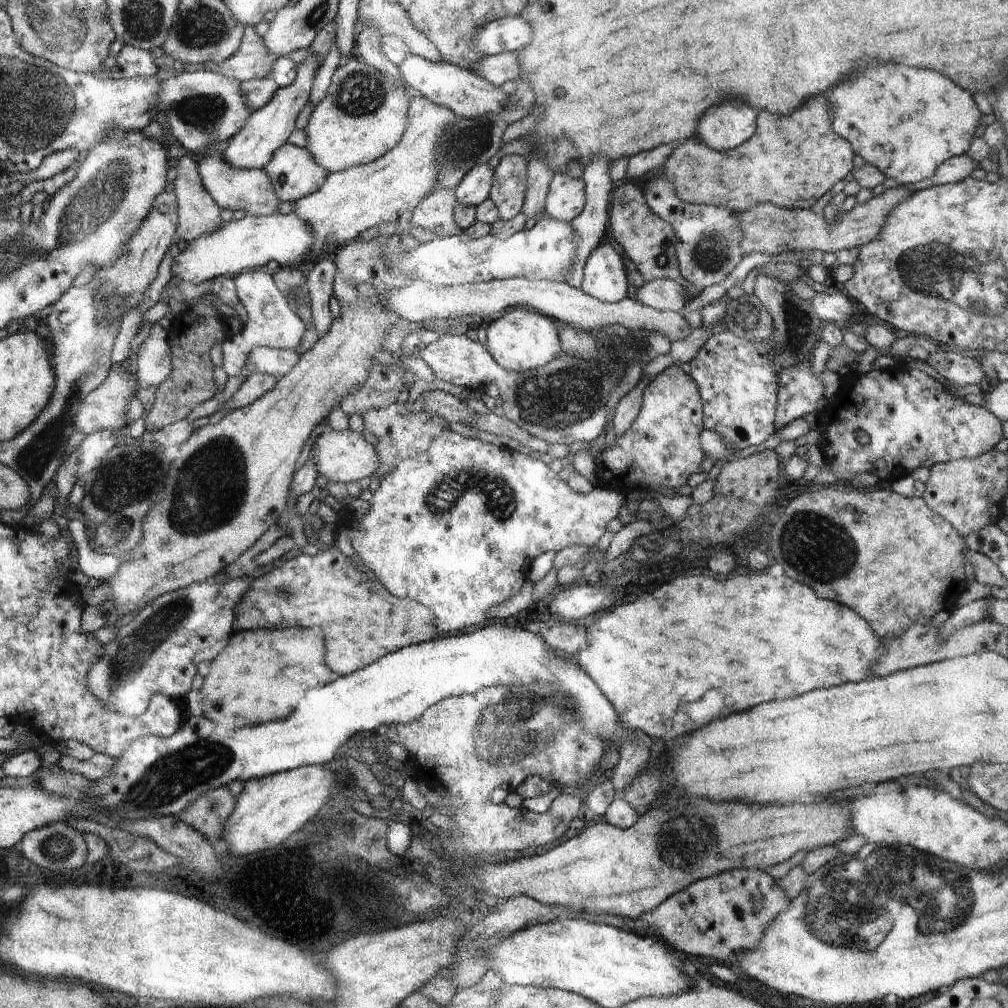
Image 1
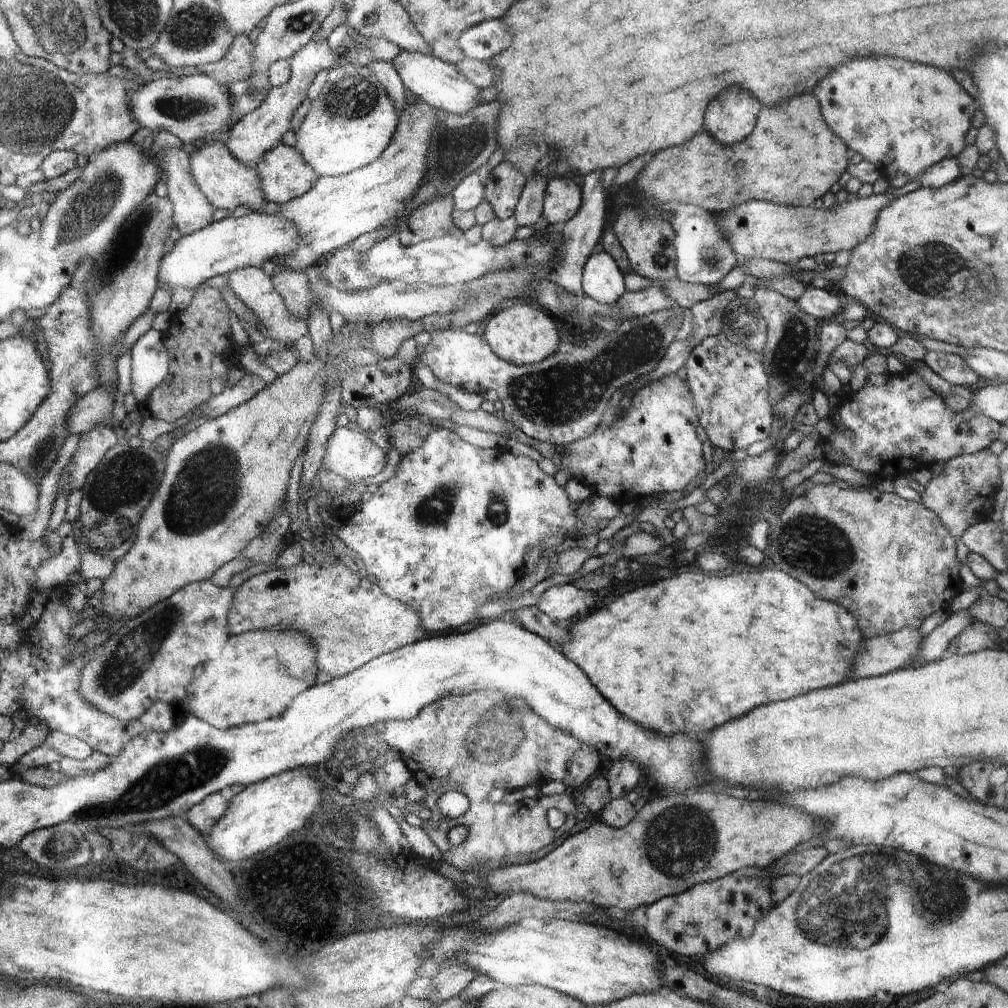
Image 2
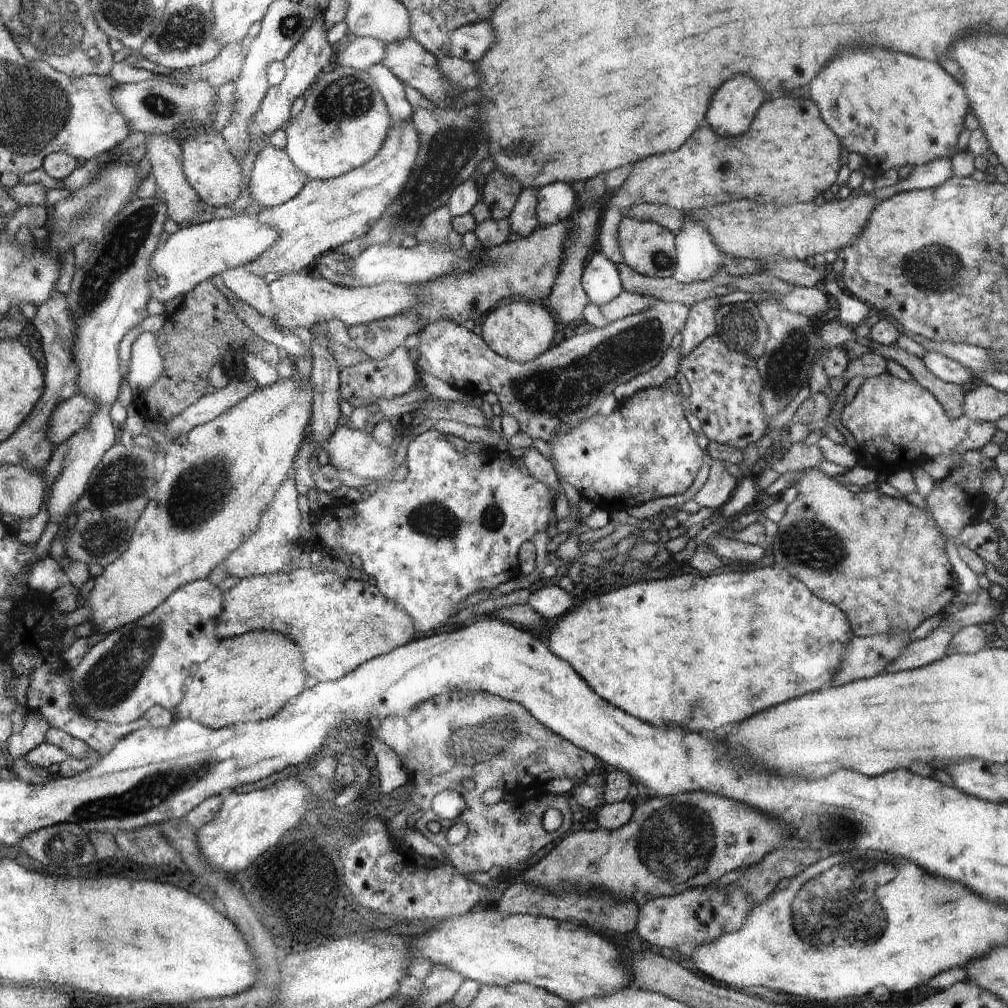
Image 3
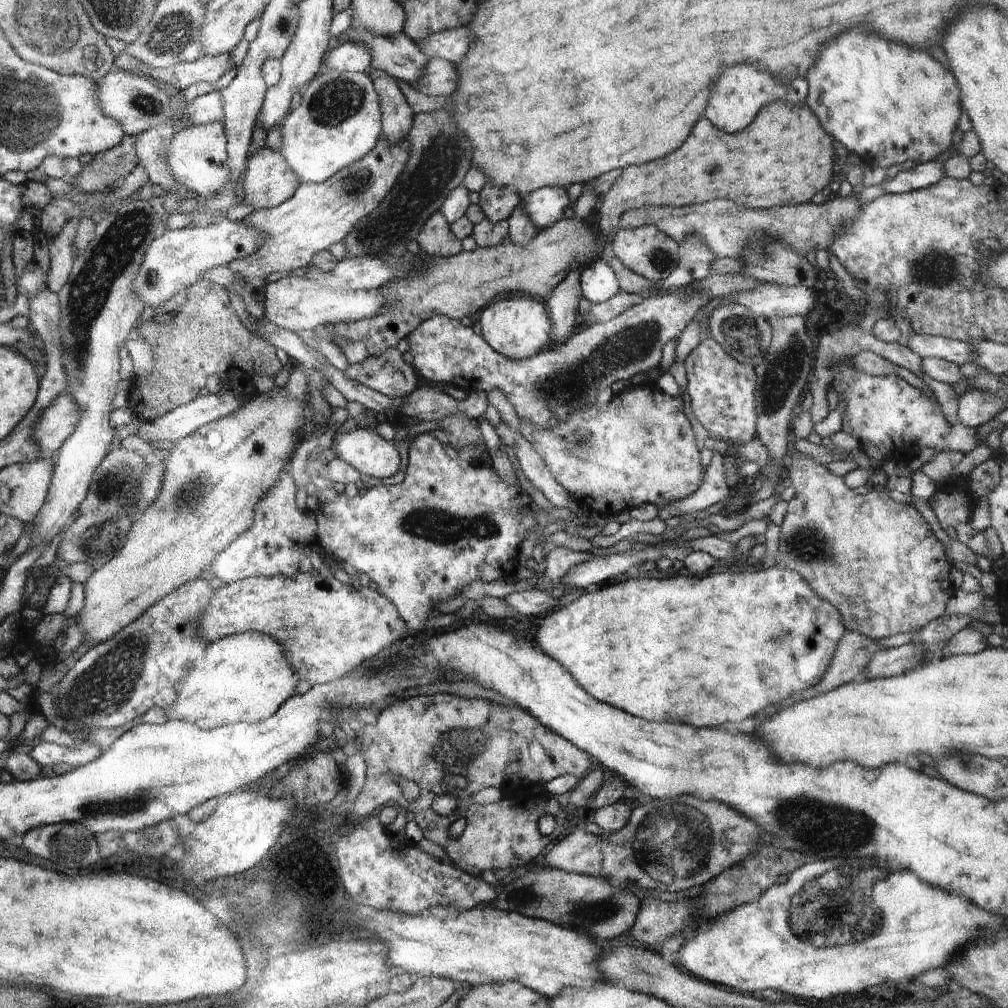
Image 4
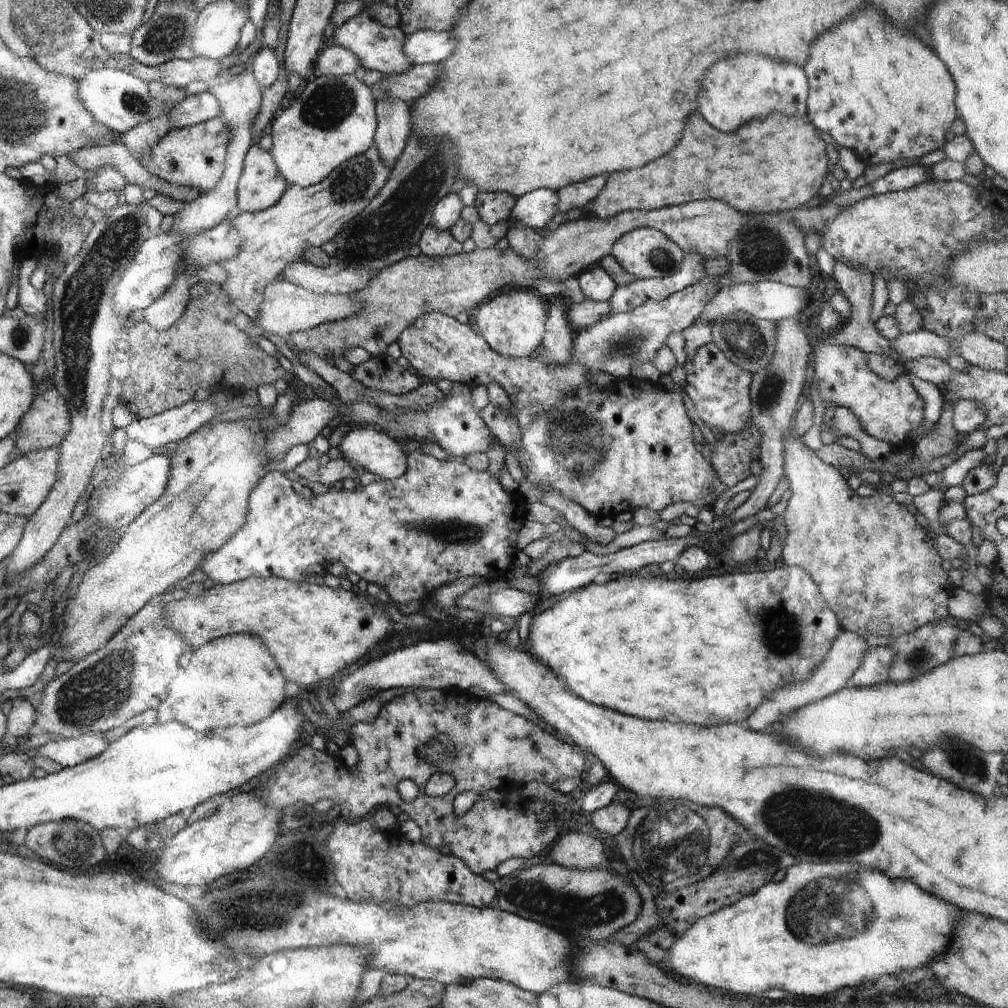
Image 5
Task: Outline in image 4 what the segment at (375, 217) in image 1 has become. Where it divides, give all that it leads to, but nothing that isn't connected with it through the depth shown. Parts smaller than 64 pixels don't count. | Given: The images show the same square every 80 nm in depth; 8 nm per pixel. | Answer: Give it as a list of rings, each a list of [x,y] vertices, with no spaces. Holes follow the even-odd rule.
[[[381,138],[369,155],[336,172],[331,179],[316,184],[300,184],[295,195],[280,206],[254,210],[243,219],[250,228],[264,236],[264,244],[251,256],[233,261],[227,267],[242,278],[241,285],[235,290],[243,297],[246,312],[254,321],[261,322],[266,315],[263,307],[266,278],[276,272],[295,274],[300,268],[311,265],[320,252],[328,251],[334,244],[343,243],[391,195],[410,157],[410,140],[404,140],[396,146]]]

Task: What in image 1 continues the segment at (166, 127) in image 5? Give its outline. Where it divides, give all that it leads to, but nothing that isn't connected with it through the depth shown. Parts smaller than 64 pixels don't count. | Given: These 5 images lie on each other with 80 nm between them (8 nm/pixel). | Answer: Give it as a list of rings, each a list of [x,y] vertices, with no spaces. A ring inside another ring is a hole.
[[[184,156],[177,159],[177,167],[174,169],[174,189],[177,194],[178,232],[173,244],[179,242],[193,243],[197,238],[205,237],[215,233],[224,223],[220,218],[221,208],[204,188],[199,174],[199,166],[190,157]]]

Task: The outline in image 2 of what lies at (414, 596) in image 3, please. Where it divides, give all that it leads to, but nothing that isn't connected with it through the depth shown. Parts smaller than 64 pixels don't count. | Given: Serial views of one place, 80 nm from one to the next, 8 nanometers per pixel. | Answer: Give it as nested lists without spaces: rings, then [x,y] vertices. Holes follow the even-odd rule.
[[[443,428],[430,431],[430,434],[427,434],[424,442],[419,447],[416,447],[410,454],[401,457],[397,472],[385,482],[379,484],[378,490],[373,493],[367,505],[370,507],[370,546],[348,546],[348,548],[352,548],[362,558],[361,562],[364,562],[362,563],[362,570],[378,579],[380,588],[389,597],[396,598],[415,608],[423,617],[423,625],[427,632],[436,632],[438,634],[446,633],[446,630],[450,630],[450,628],[457,628],[458,630],[460,626],[468,624],[474,618],[476,606],[482,606],[482,604],[489,602],[496,592],[504,594],[506,590],[510,590],[510,586],[514,586],[522,576],[525,576],[524,554],[526,554],[526,550],[530,550],[530,548],[540,549],[542,542],[550,536],[563,537],[563,540],[566,539],[567,542],[570,542],[573,535],[578,540],[586,538],[590,534],[596,534],[600,530],[598,524],[602,520],[612,520],[625,508],[608,497],[592,493],[592,496],[586,501],[578,504],[577,511],[575,511],[565,487],[556,483],[552,475],[545,473],[536,460],[525,455],[514,455],[506,447],[485,449],[467,443],[454,431]]]

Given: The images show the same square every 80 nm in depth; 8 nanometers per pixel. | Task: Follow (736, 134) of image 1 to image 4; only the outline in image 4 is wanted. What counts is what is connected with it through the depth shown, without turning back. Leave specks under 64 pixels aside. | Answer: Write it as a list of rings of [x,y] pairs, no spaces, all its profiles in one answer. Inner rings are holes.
[[[734,66],[726,68],[712,90],[712,104],[708,104],[708,120],[724,132],[744,130],[759,111],[775,102],[784,102],[790,106],[802,106],[807,102],[809,85],[806,79],[796,76],[792,82],[776,82],[768,72],[756,70],[754,66]]]

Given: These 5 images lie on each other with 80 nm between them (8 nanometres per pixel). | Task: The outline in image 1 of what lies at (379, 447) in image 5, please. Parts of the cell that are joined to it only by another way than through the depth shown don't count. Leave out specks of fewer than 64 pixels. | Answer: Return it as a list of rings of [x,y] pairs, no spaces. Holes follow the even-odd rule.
[[[330,429],[314,438],[311,456],[315,460],[318,476],[324,476],[325,481],[334,482],[358,482],[362,478],[372,478],[379,470],[379,453],[374,450],[372,444],[364,440],[362,433],[344,430],[335,431]]]

